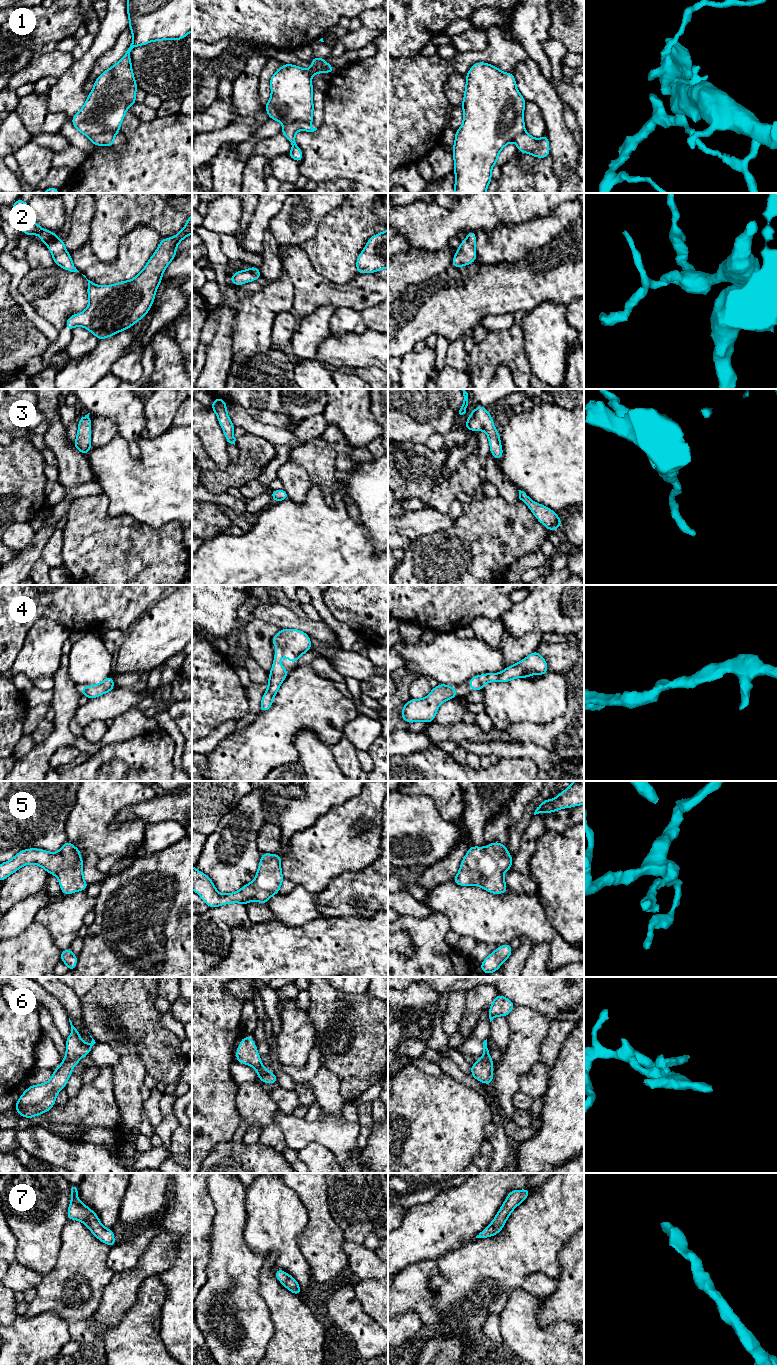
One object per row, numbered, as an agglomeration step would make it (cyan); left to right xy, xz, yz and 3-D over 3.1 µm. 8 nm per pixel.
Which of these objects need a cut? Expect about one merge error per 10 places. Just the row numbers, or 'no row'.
1

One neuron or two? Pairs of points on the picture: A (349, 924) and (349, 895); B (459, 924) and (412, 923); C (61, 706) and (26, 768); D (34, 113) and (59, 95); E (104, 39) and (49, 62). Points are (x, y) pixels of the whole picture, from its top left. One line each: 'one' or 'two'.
A: two
B: two
C: one
D: two
E: two

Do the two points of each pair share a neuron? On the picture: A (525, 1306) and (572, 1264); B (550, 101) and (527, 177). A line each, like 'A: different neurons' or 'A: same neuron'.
A: different neurons
B: different neurons

